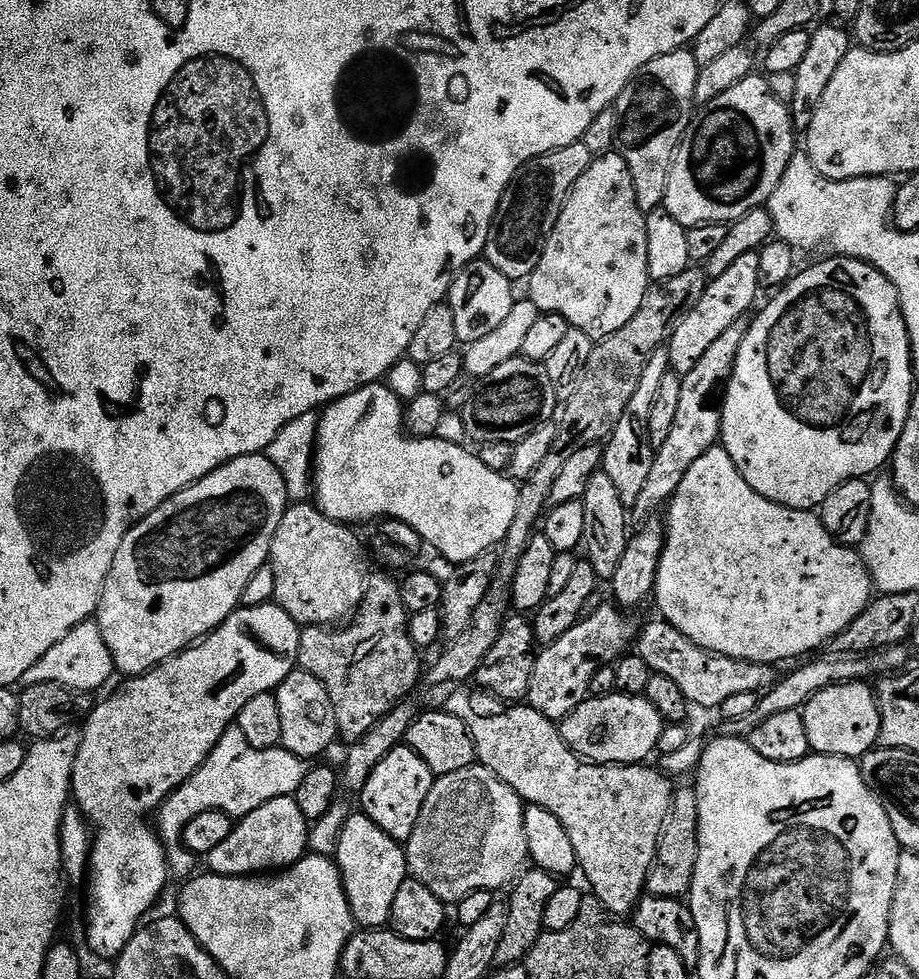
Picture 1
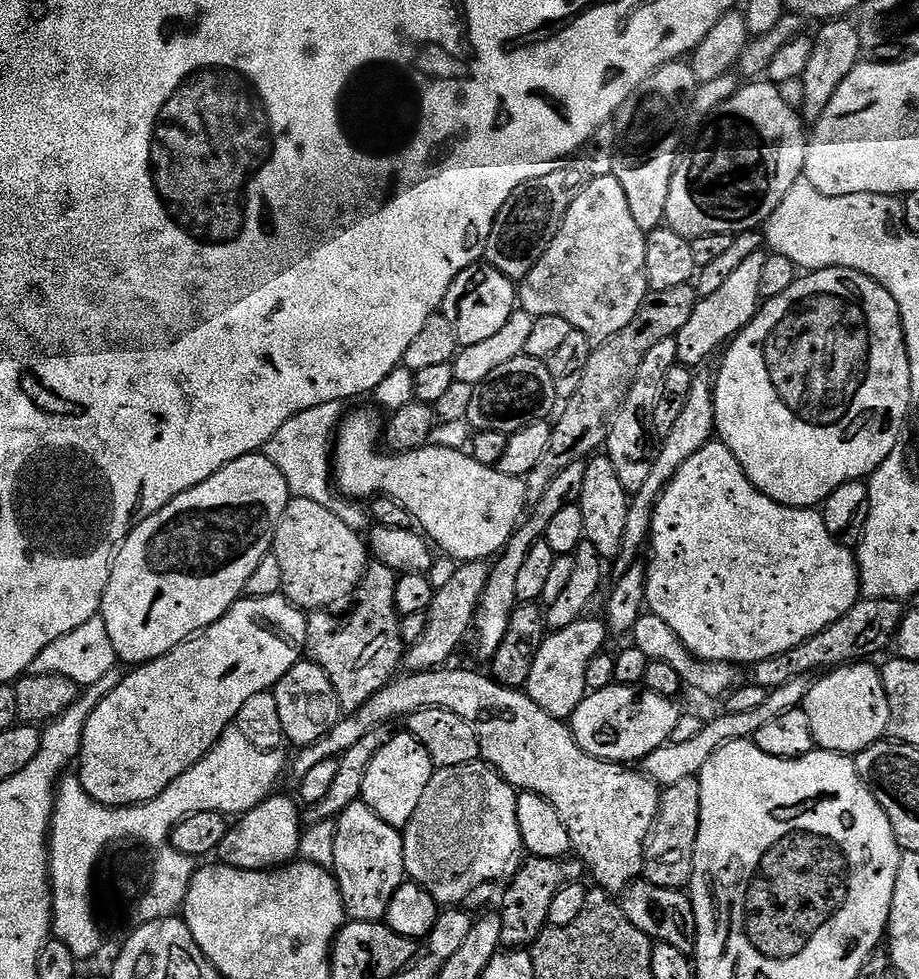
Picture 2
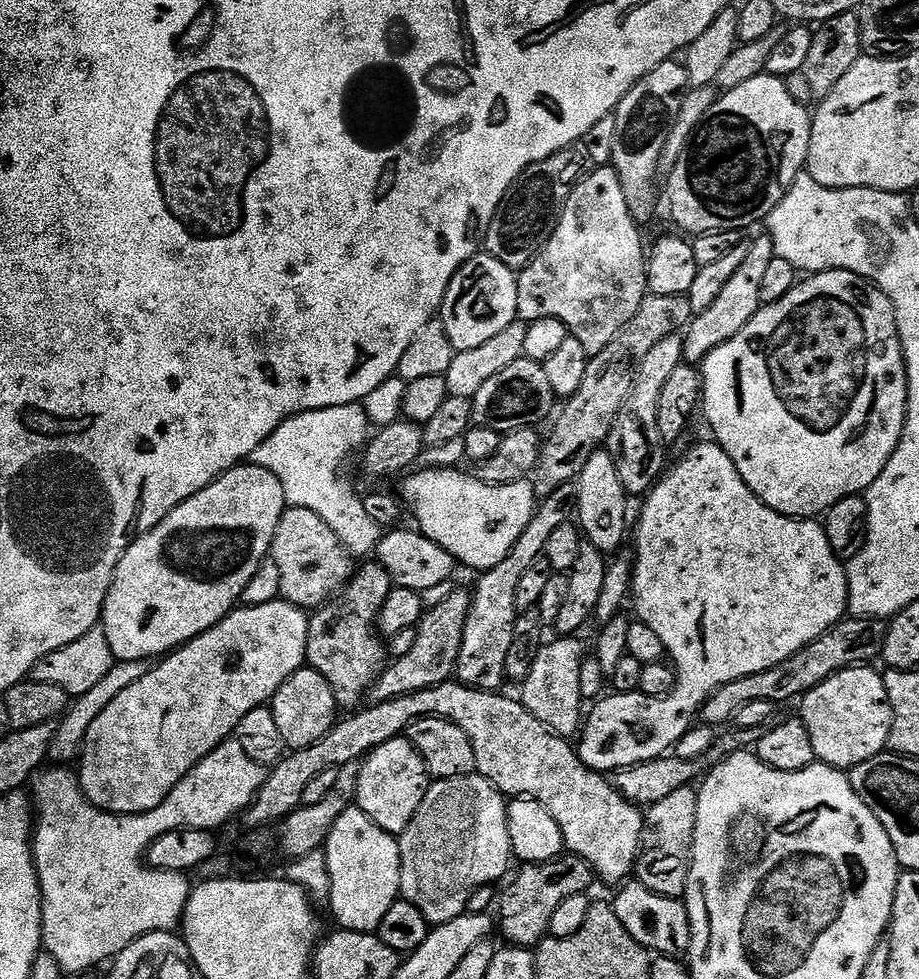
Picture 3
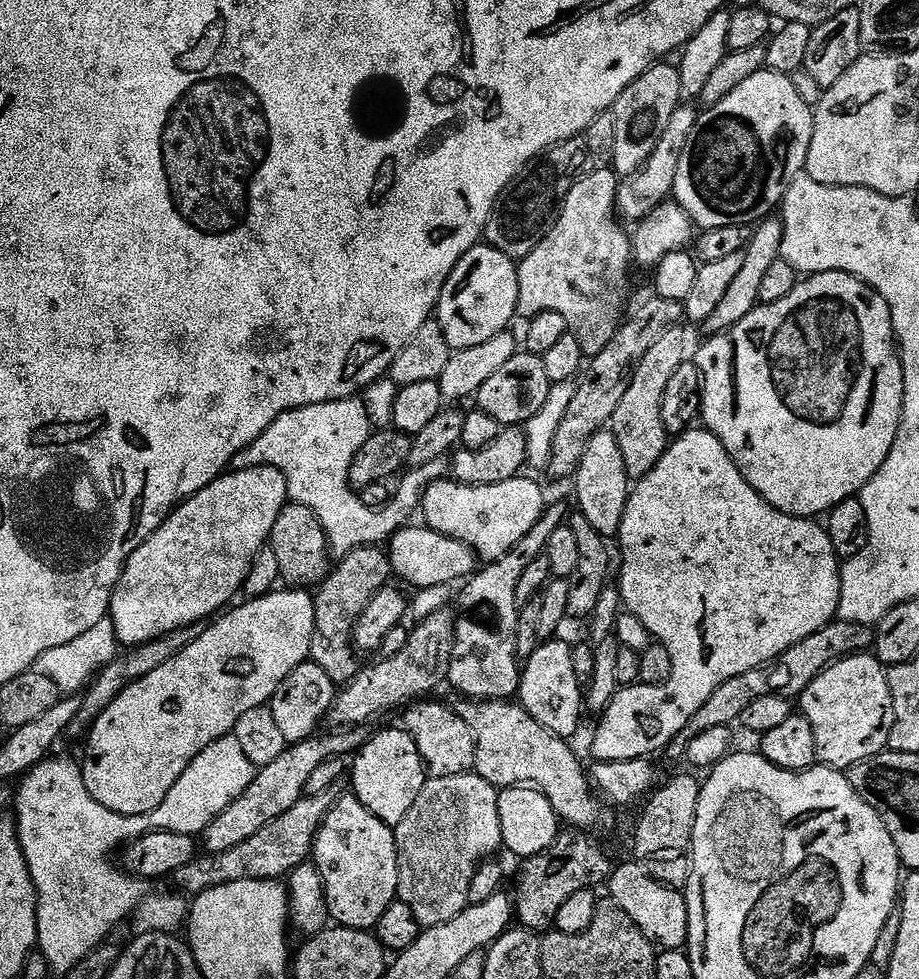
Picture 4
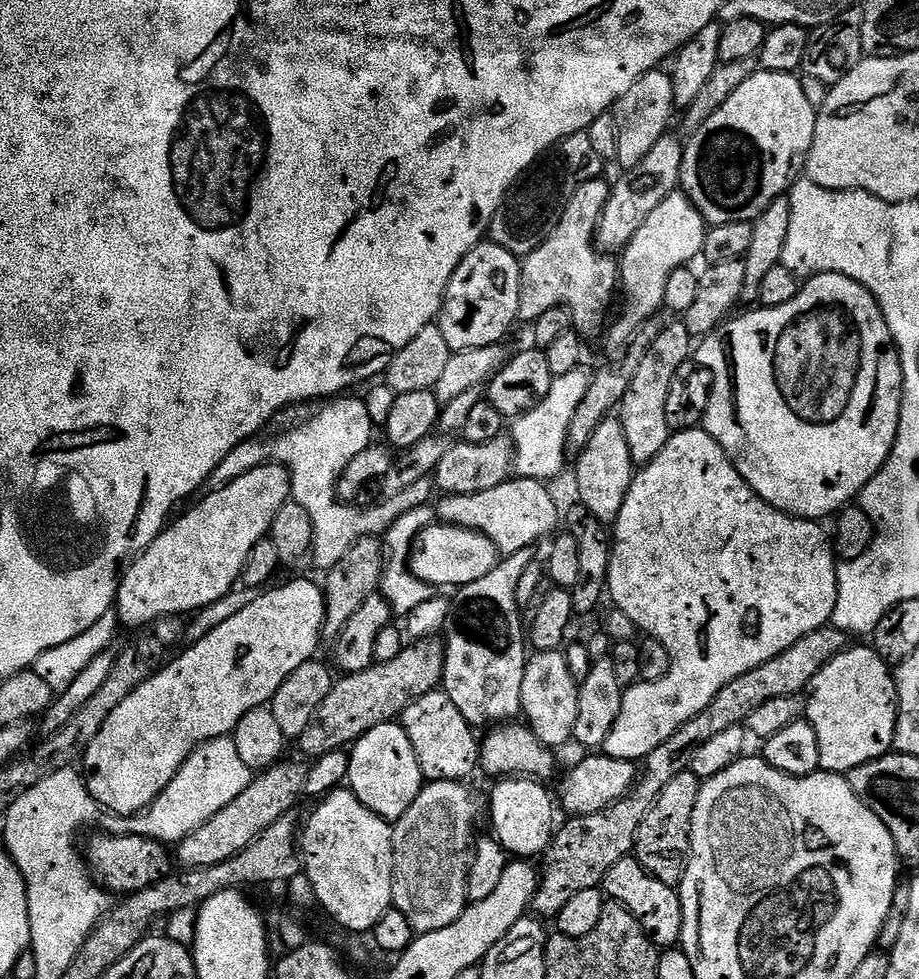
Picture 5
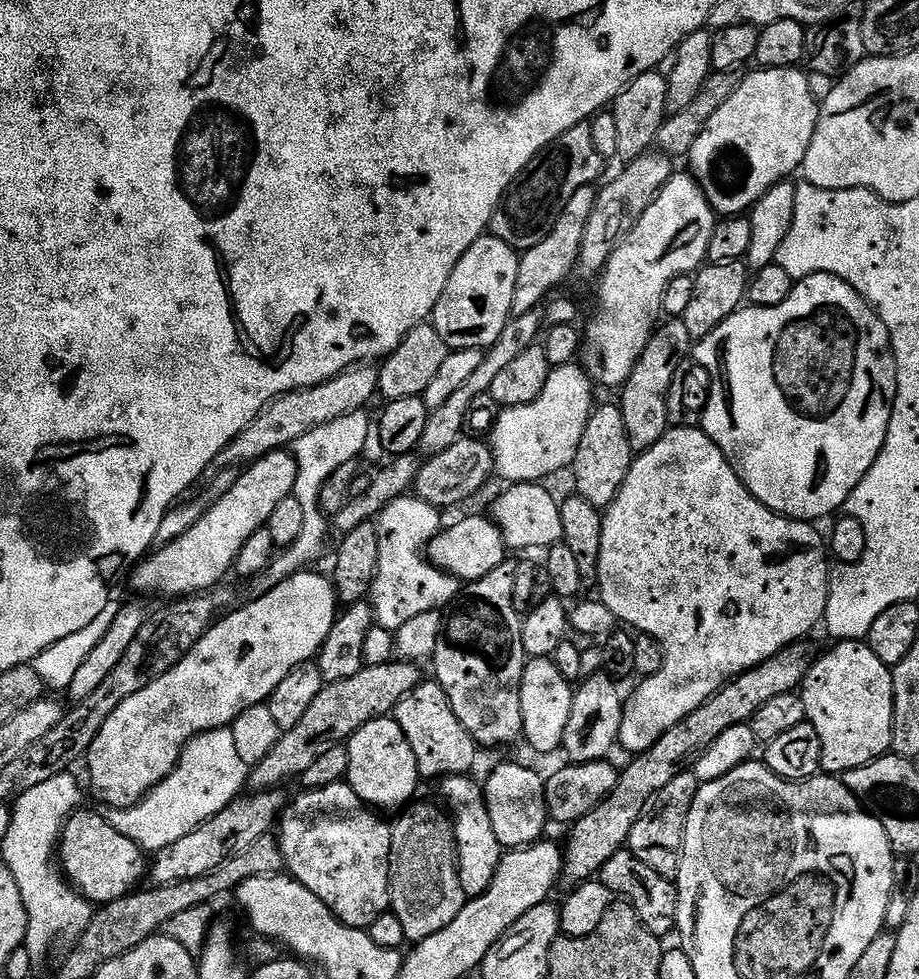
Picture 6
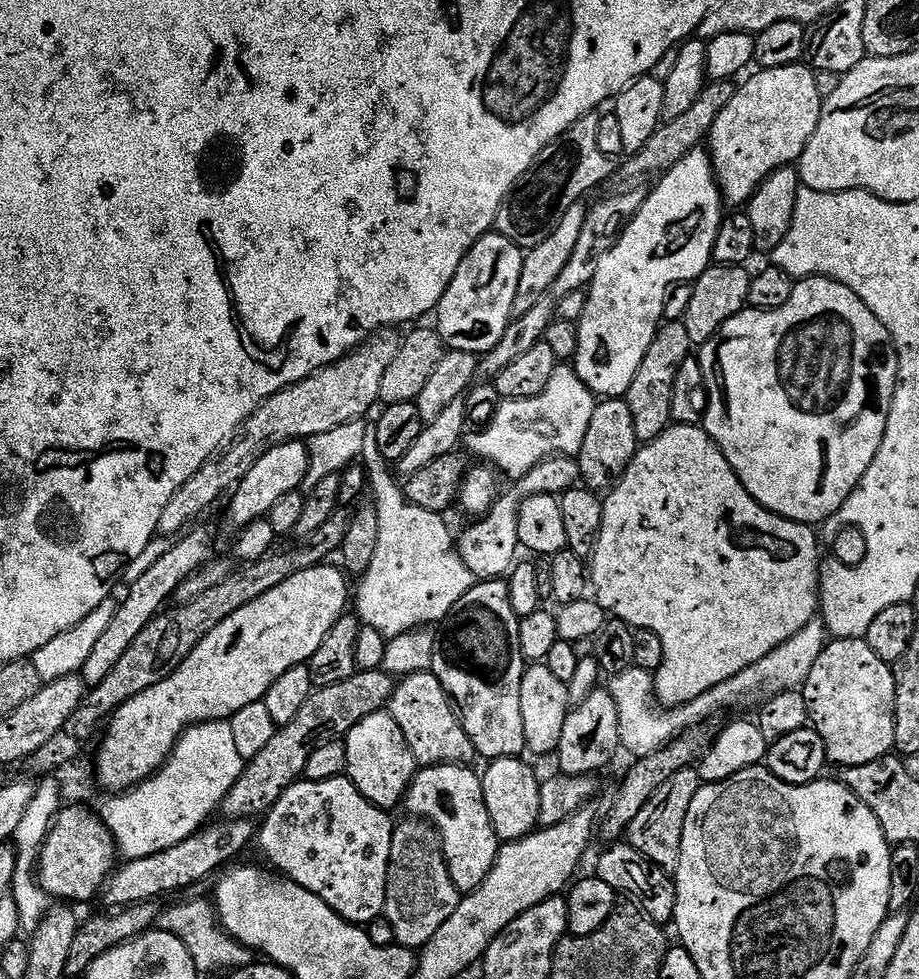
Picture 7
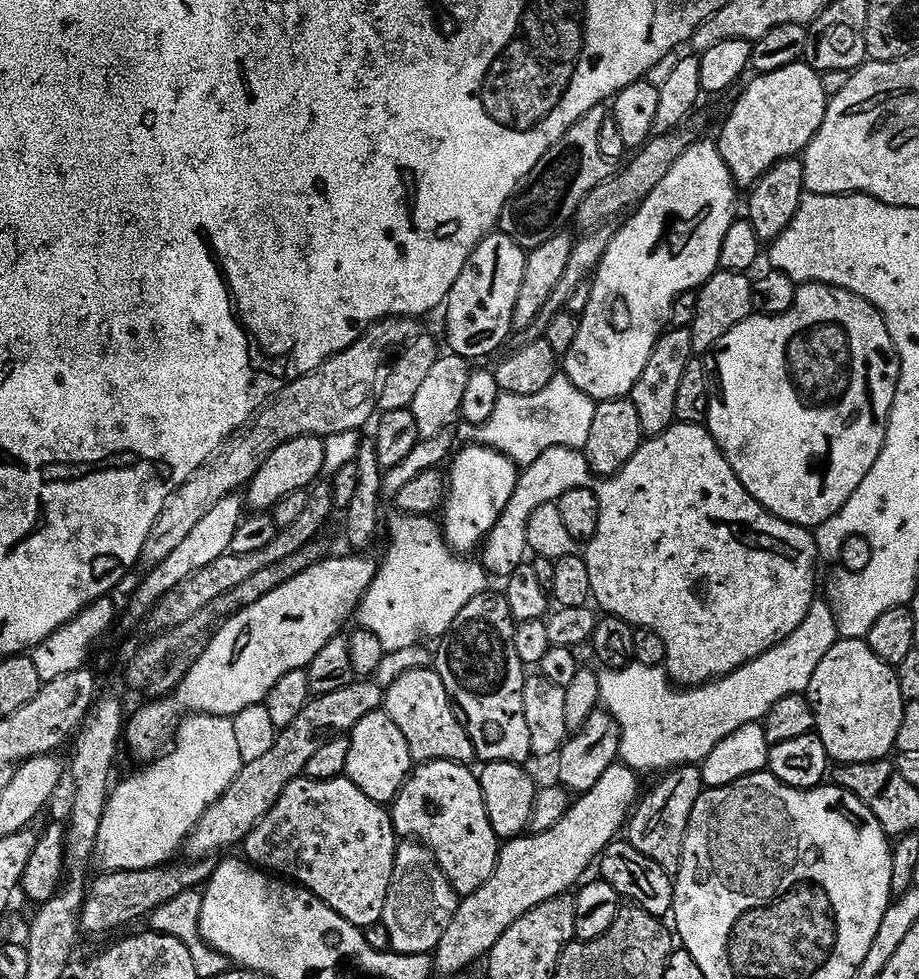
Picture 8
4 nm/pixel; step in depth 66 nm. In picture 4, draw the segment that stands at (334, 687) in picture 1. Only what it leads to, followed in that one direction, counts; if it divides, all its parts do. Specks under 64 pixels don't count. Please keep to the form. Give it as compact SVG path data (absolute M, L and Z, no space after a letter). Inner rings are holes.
M383 547L357 548L340 560L341 564L329 573L314 594L314 634L312 635L311 663L322 666L337 686L349 684L361 671L358 653L352 642L352 631L361 614L383 588L389 587L393 571L389 553Z

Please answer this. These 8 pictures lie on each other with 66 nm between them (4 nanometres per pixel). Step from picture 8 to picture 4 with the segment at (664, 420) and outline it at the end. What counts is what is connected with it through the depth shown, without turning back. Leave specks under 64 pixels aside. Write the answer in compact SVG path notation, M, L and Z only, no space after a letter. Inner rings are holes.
M677 326L666 330L654 346L647 350L640 359L636 372L632 375L626 394L622 394L622 402L618 402L618 410L614 410L610 430L618 442L618 450L622 450L622 462L626 462L628 479L639 482L658 466L660 459L670 443L666 426L662 426L662 398L666 398L666 386L670 378L688 359L688 336L683 327Z

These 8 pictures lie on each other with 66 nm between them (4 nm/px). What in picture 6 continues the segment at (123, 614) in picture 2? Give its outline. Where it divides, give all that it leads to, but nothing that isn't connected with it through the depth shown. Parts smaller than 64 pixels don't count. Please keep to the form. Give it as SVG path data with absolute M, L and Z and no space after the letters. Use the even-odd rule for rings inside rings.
M291 451L271 452L255 461L251 467L239 473L236 485L228 493L223 494L222 498L205 513L196 525L190 526L188 532L170 542L165 548L155 549L143 561L145 564L142 565L143 563L141 563L135 569L137 572L132 576L133 586L138 591L145 592L148 596L170 596L166 598L195 596L217 587L223 581L220 579L227 572L233 571L242 546L246 546L246 538L250 538L250 534L254 534L258 529L267 525L270 514L274 514L275 508L278 507L278 502L282 502L287 496L293 495L296 478L298 478L298 465L296 465L296 460Z

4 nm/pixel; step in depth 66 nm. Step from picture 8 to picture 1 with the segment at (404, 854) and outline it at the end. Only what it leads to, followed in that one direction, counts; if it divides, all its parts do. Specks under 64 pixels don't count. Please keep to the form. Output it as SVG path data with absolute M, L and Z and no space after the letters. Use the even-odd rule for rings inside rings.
M479 762L473 764L471 768L454 770L454 774L446 774L445 776L435 777L432 782L430 794L422 806L422 814L418 818L414 834L410 834L410 838L408 841L406 841L409 873L424 874L420 872L429 872L430 875L437 876L442 883L453 884L453 886L460 891L460 894L467 894L469 892L483 892L485 890L497 890L496 888L504 887L507 889L509 885L511 885L513 881L519 877L522 869L529 863L530 860L528 855L528 839L526 838L526 822L524 821L525 807L525 801L520 799L520 795L518 795L517 792L509 786L509 784L502 782L495 774L491 772L489 768L485 768L484 765Z

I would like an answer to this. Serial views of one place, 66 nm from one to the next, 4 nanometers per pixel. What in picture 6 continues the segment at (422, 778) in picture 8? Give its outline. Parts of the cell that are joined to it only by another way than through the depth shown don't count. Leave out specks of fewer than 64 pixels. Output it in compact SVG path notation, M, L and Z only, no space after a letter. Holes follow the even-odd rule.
M471 775L446 776L438 784L441 794L444 795L443 803L456 828L456 857L460 859L460 881L465 897L468 898L482 895L490 882L494 882L494 874L505 854L505 849L500 847L494 834L494 826L490 822L490 814L484 801L484 789L472 779Z

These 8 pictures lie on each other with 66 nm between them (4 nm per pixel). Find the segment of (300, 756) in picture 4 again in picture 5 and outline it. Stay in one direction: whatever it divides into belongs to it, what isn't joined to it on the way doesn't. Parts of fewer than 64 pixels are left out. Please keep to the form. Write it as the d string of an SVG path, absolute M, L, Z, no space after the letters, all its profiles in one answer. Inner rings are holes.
M277 762L270 768L264 769L230 802L230 806L222 806L210 822L198 826L185 840L179 841L174 848L174 856L181 869L202 868L206 866L217 866L218 863L226 862L239 851L244 851L250 846L266 826L274 826L278 818L289 815L293 811L296 799L301 799L304 791L305 765L284 764Z

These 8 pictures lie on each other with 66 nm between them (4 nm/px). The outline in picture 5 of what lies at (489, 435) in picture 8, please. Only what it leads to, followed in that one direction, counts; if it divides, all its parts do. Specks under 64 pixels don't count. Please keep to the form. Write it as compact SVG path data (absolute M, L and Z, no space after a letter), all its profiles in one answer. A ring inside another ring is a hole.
M584 370L555 377L550 386L550 394L546 394L546 398L542 398L542 402L538 402L534 410L511 421L510 439L515 452L514 472L519 479L549 482L548 480L554 479L563 470L570 422L574 422L578 405L586 396L589 379L589 373L584 373Z

